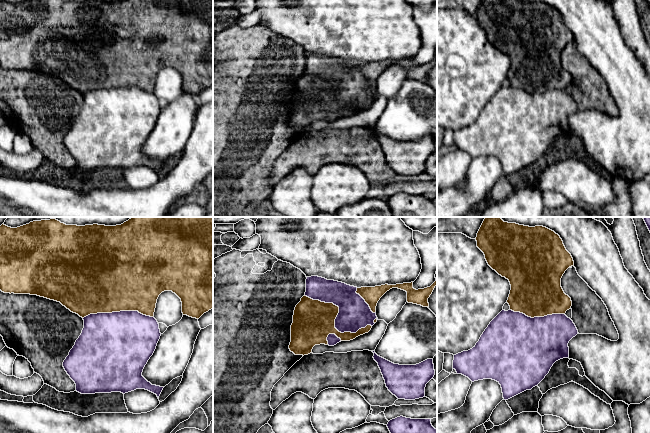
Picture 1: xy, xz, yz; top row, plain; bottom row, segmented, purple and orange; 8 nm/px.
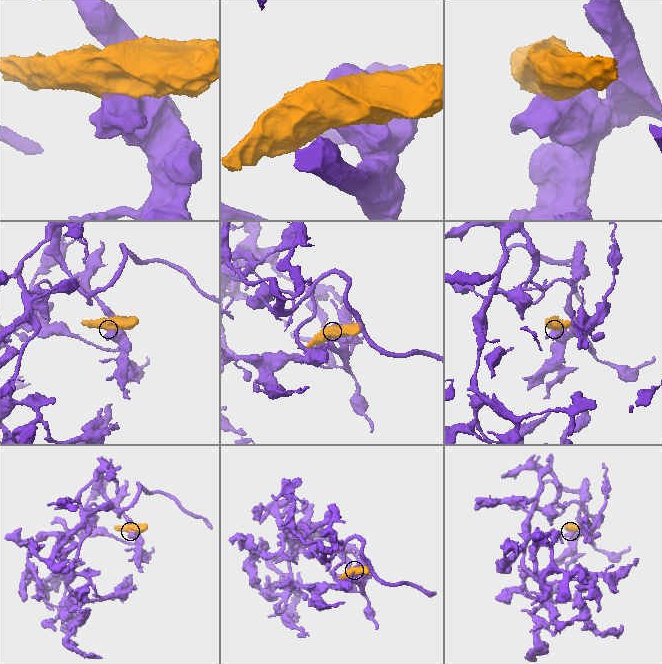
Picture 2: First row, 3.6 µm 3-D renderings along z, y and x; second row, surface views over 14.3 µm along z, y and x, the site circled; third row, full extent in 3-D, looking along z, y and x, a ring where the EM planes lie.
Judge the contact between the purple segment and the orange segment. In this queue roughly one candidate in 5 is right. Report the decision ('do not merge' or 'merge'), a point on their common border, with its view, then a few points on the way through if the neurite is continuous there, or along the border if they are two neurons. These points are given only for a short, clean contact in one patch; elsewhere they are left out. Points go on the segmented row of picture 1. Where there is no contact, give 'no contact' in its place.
do not merge; meets purple in xz at (336, 318)

